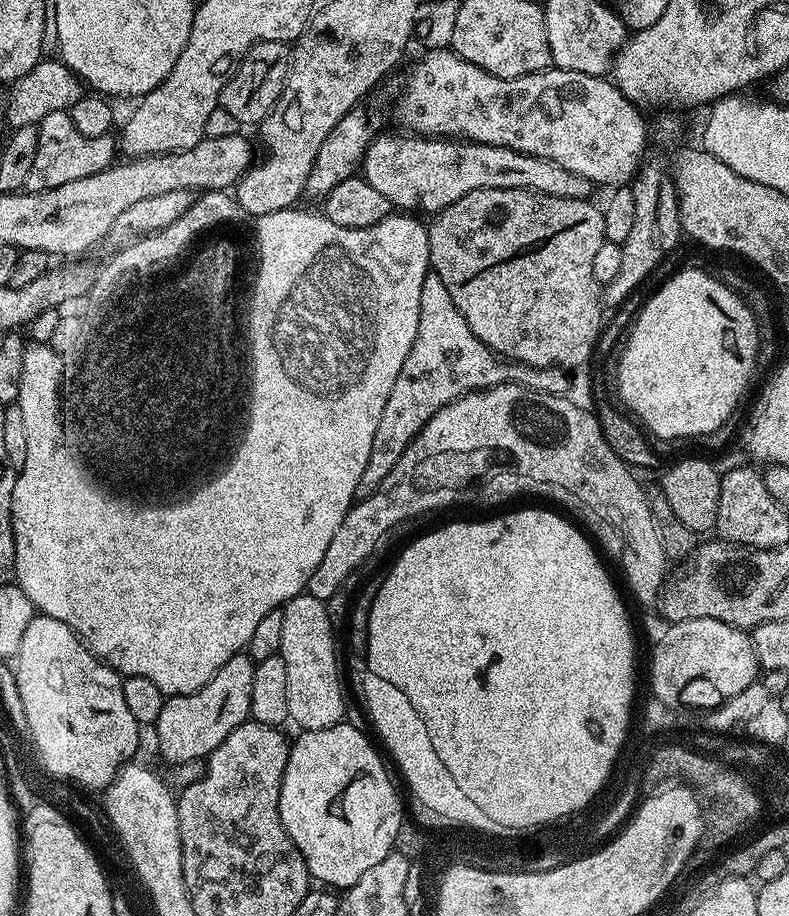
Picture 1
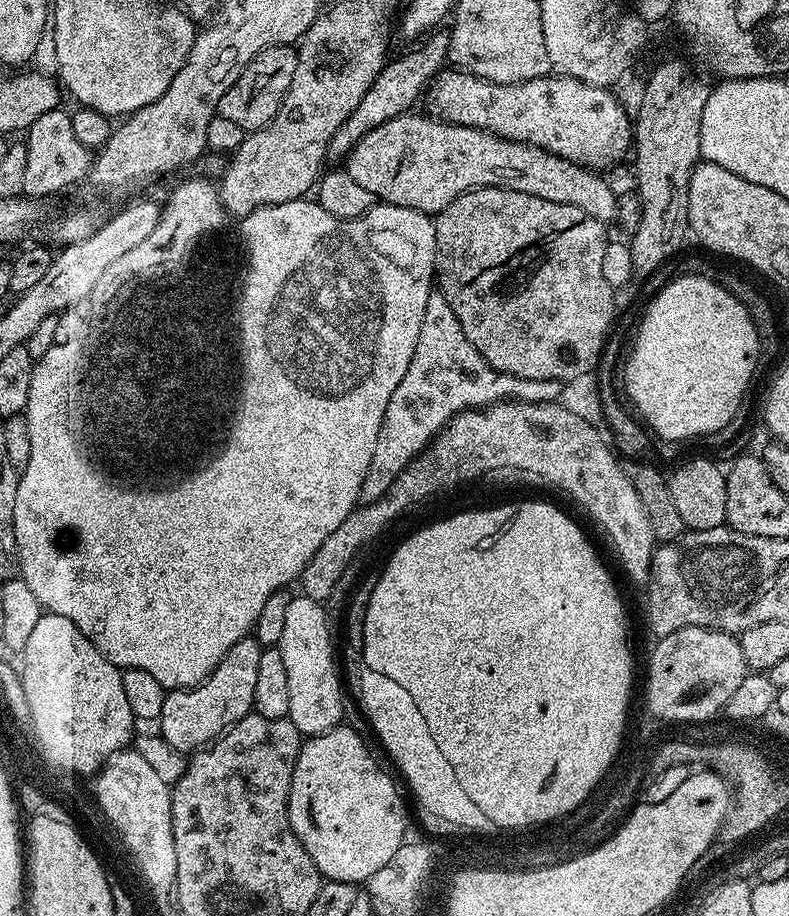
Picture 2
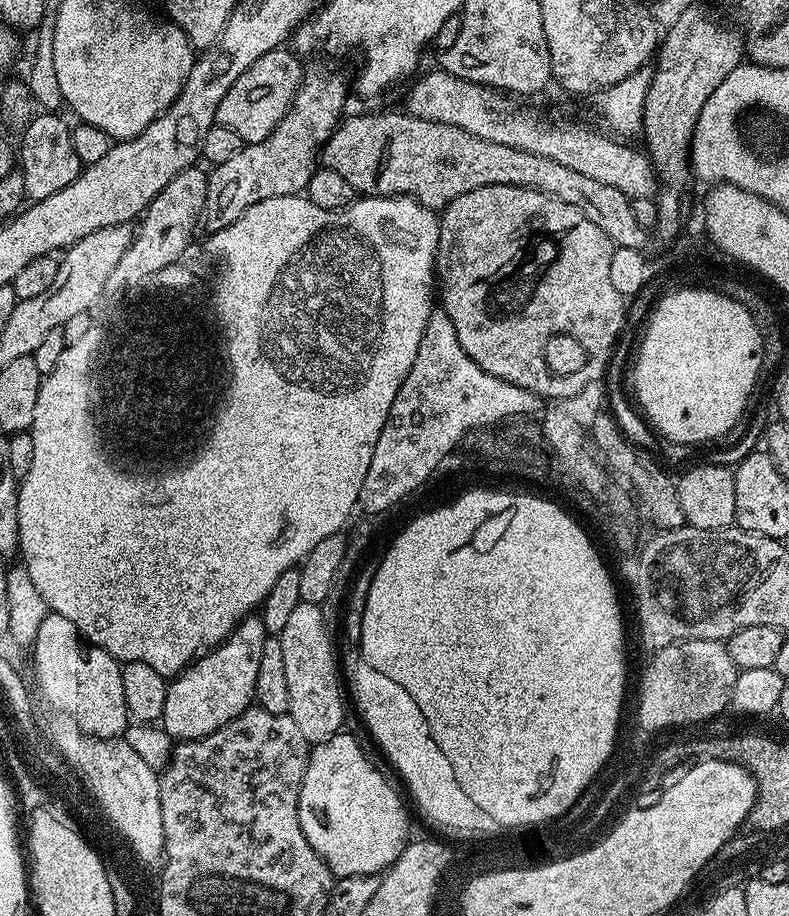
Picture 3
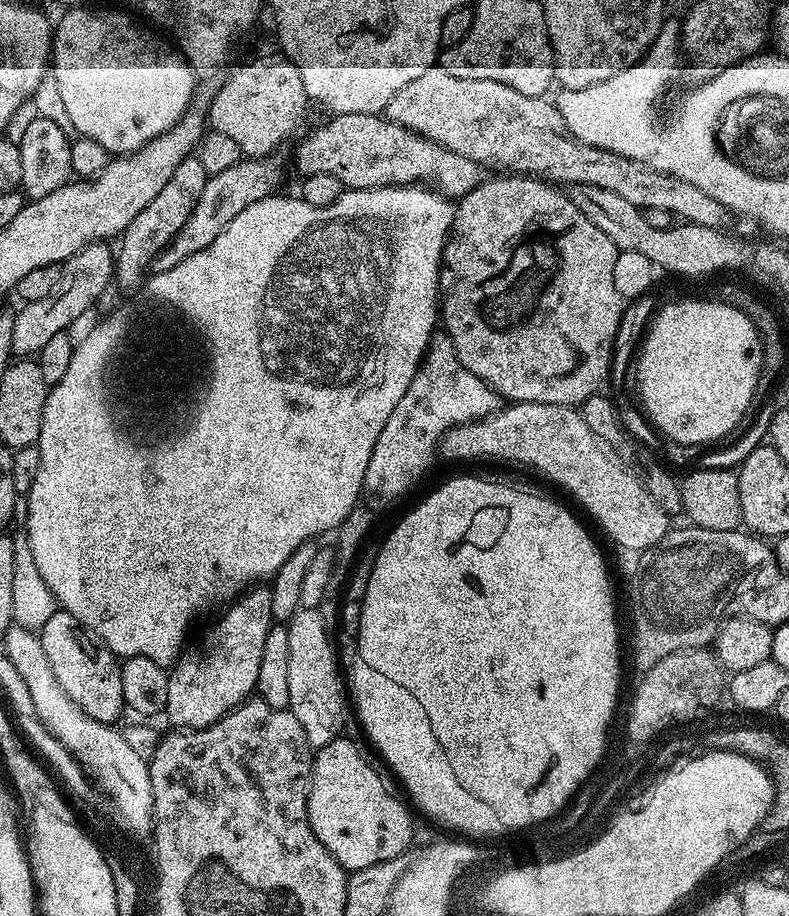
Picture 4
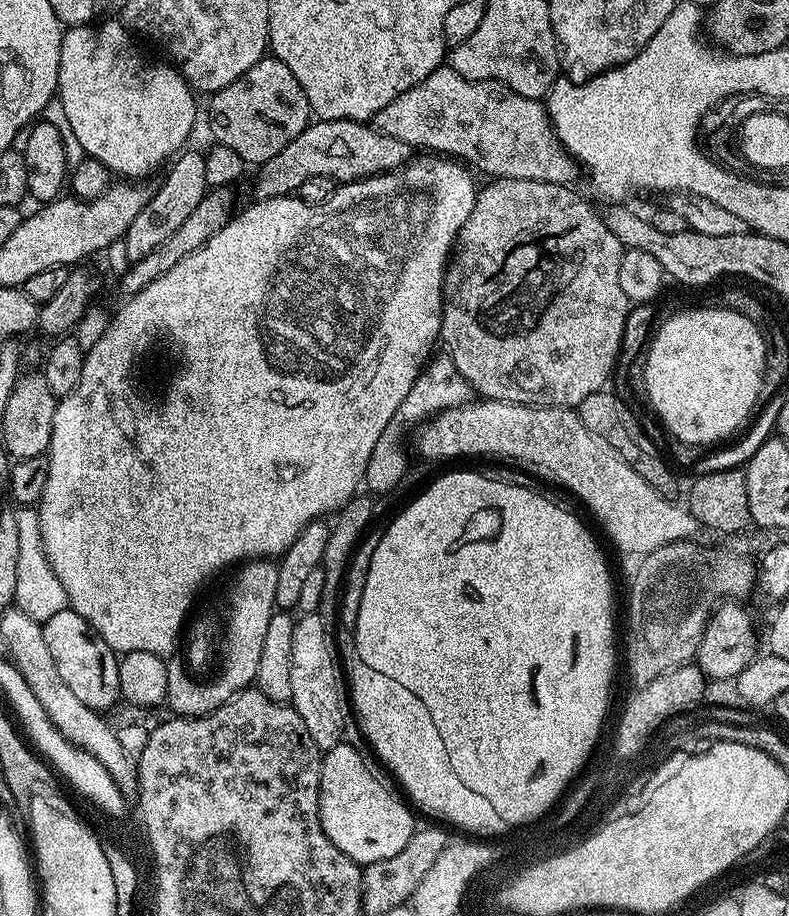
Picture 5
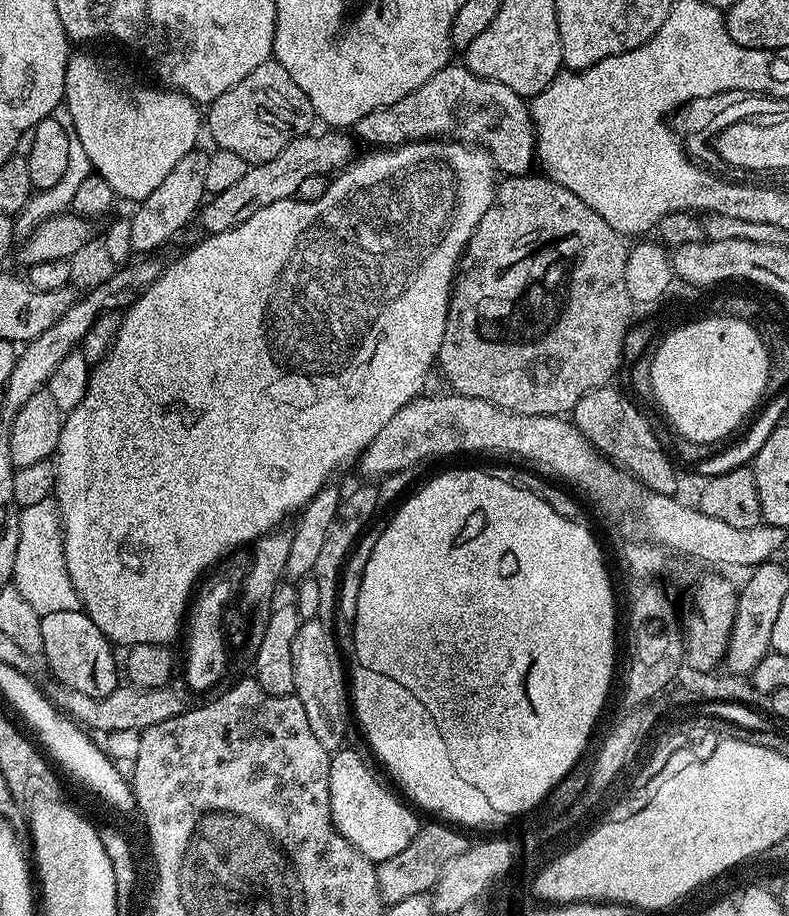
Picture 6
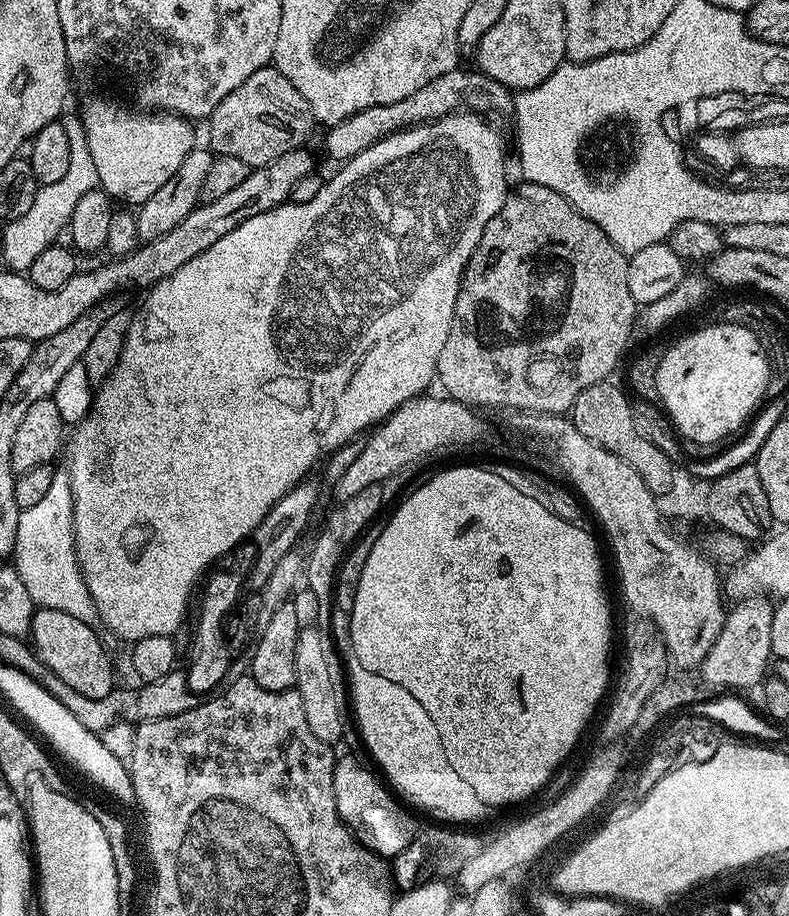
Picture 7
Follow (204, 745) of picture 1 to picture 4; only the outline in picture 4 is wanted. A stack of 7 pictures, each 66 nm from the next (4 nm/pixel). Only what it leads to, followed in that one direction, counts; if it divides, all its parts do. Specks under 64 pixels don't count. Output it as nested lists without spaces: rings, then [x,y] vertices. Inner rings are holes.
[[[252,586],[240,593],[235,601],[223,609],[224,617],[216,624],[216,641],[205,646],[201,652],[185,651],[168,672],[168,689],[166,690],[166,706],[163,715],[173,729],[205,728],[218,722],[228,712],[233,712],[239,704],[244,703],[255,693],[258,682],[258,669],[262,662],[262,649],[266,642],[266,634],[270,634],[272,611],[270,610],[271,587]]]

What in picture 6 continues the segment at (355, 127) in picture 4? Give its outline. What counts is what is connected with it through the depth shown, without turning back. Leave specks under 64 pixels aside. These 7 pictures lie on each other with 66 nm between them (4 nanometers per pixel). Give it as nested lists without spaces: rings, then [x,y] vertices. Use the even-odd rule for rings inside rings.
[[[340,130],[324,131],[328,132],[322,133],[321,136],[298,136],[294,142],[290,142],[290,146],[286,146],[286,150],[282,150],[282,154],[278,154],[278,158],[251,165],[235,186],[215,193],[198,213],[198,224],[200,220],[201,226],[205,228],[203,231],[211,234],[242,226],[246,218],[258,214],[258,210],[266,210],[270,202],[293,199],[298,186],[302,186],[302,181],[306,178],[336,174],[353,163],[353,137]]]

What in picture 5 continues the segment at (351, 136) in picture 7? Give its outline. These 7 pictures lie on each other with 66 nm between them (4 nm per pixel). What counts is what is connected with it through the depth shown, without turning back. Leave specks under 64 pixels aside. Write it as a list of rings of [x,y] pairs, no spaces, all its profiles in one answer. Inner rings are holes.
[[[450,66],[436,68],[425,80],[398,94],[390,106],[378,110],[374,126],[390,138],[406,142],[409,149],[427,150],[432,154],[455,158],[471,166],[477,173],[485,172],[488,178],[522,178],[530,182],[571,185],[578,172],[576,161],[568,155],[548,123],[548,109],[540,100],[526,98],[494,80],[467,80]]]

